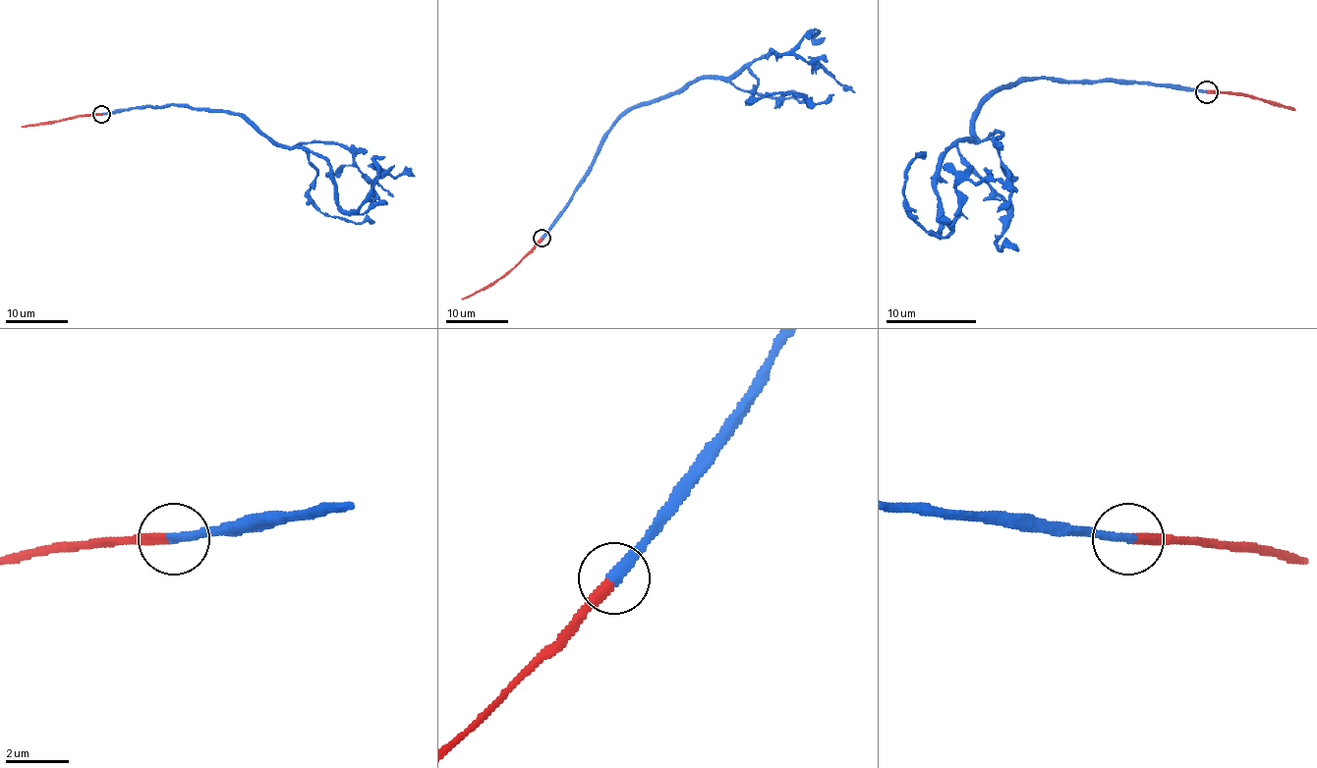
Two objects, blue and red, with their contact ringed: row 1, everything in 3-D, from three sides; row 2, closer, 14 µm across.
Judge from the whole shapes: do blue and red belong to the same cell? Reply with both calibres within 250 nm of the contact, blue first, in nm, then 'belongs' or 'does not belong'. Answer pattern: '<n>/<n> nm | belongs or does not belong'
360/320 nm | belongs

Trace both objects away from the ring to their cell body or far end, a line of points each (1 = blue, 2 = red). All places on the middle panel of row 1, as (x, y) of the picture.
1: (543, 239), (601, 137), (636, 107), (679, 93), (703, 78), (737, 77), (770, 51), (801, 56), (854, 91)
2: (543, 239), (506, 273), (461, 300)

